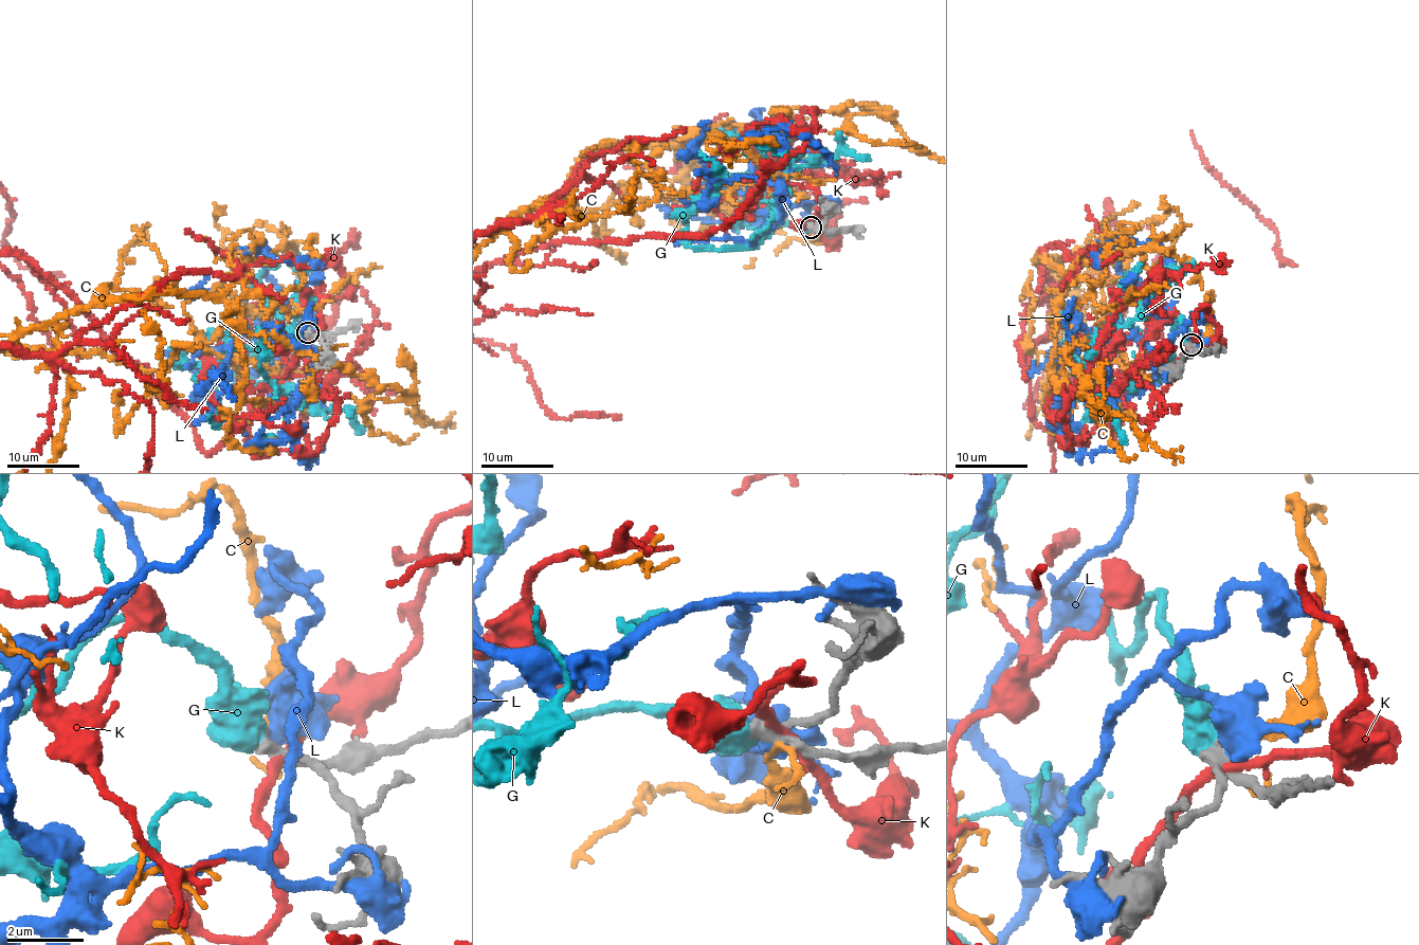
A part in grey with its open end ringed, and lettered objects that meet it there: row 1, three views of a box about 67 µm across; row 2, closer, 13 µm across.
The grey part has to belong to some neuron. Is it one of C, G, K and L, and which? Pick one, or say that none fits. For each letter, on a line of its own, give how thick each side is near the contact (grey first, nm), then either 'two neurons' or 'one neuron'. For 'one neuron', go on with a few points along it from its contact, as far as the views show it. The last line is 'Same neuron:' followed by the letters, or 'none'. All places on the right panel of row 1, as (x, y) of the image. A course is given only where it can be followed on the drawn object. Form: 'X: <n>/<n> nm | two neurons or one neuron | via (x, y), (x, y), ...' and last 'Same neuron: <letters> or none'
C: 320/140 nm | two neurons
G: 260/650 nm | one neuron
K: 320/220 nm | two neurons
L: 280/550 nm | two neurons
Same neuron: G

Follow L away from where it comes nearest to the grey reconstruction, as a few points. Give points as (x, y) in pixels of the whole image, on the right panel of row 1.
L: (1194, 345), (1179, 332), (1154, 360), (1146, 343), (1174, 300), (1167, 254), (1141, 242), (1103, 250), (1098, 267)

